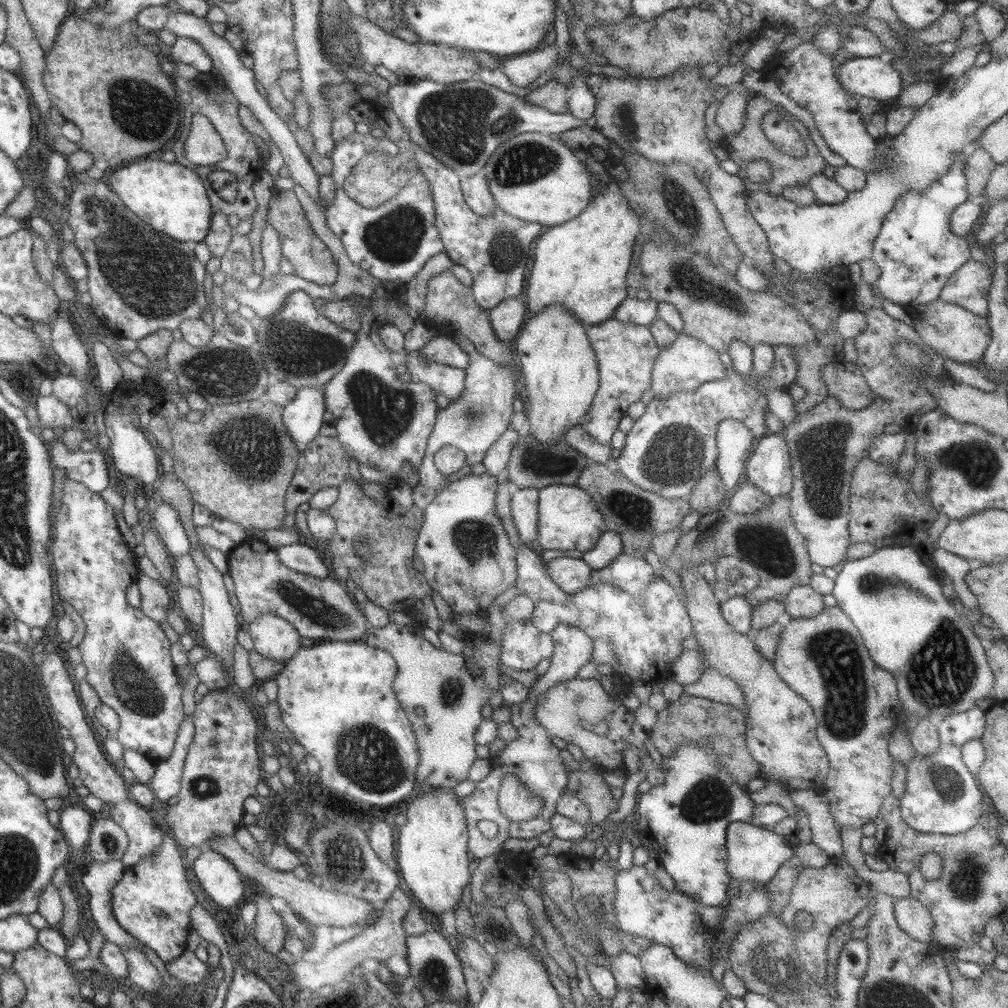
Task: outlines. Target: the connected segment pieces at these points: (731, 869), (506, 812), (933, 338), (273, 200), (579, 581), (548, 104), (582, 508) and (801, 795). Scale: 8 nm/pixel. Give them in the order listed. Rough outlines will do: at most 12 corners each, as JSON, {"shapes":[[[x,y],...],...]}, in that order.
{"shapes":[[[731,822],[727,870],[733,881],[767,884],[792,857],[770,828]],[[505,774],[496,798],[499,812],[515,822],[531,820],[543,799]],[[939,298],[915,306],[917,337],[943,361],[977,365],[985,317]],[[273,190],[266,224],[292,274],[333,285],[336,261],[292,190]],[[583,560],[545,562],[548,576],[566,593],[589,585],[592,570]],[[551,78],[527,94],[529,104],[568,112],[568,87]],[[577,485],[538,489],[538,550],[589,551],[607,528]],[[793,789],[807,814],[811,843],[841,857],[841,835],[823,793]]]}

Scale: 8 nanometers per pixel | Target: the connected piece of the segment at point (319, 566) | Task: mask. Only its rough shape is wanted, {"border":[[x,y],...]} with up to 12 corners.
{"border":[[300,542],[276,547],[279,562],[300,574],[328,576],[315,549]]}

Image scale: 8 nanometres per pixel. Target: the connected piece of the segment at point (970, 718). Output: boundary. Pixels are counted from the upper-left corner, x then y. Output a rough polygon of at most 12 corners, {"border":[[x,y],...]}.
{"border":[[976,705],[936,721],[939,748],[912,758],[900,815],[921,834],[975,827],[985,809],[960,746],[979,739]]}

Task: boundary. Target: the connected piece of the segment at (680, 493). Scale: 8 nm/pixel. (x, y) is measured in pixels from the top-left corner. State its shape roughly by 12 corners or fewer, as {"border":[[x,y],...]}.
{"border":[[719,380],[652,399],[615,459],[647,492],[688,501],[717,424],[767,434],[765,393]]}

